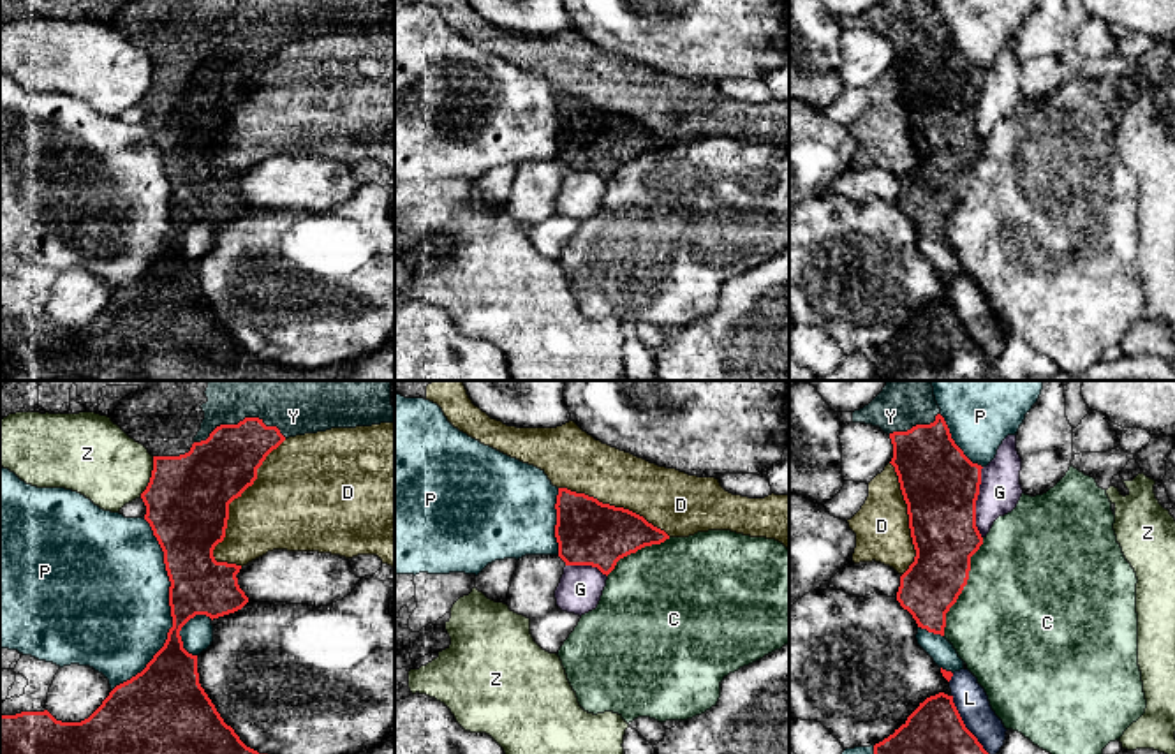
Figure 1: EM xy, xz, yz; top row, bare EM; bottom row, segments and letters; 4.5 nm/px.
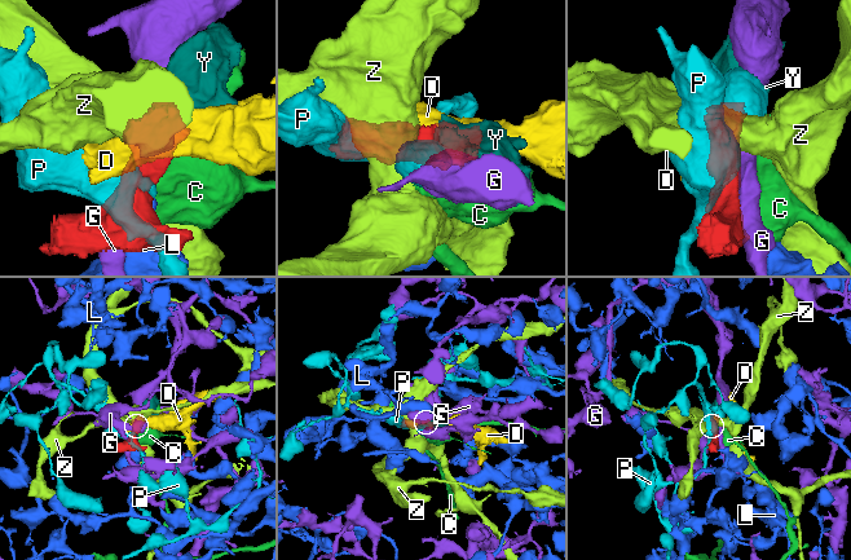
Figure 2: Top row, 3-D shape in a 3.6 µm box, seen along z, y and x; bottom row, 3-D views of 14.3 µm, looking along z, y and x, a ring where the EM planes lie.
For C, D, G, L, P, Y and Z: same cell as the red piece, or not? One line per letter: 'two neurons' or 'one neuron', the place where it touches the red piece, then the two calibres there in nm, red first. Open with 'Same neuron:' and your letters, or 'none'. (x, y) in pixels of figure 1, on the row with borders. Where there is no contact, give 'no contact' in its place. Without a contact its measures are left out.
Same neuron: Y
C: two neurons; meets red in yz at (964, 585); 300 nm thick on the red side, 500 nm on the other
D: two neurons; meets red in xy at (235, 497); 380 nm thick on the red side, 380 nm on the other
G: two neurons; meets red in yz at (975, 502); 360 nm thick on the red side, 190 nm on the other
L: two neurons; meets red in yz at (964, 724); 240 nm thick on the red side, 150 nm on the other
P: two neurons; meets red in xy at (171, 610); 280 nm thick on the red side, 480 nm on the other
Y: one neuron; meets red in xy at (240, 421); 300 nm thick on the red side, 380 nm on the other
Z: two neurons; meets red in xy at (152, 476); 380 nm thick on the red side, 340 nm on the other

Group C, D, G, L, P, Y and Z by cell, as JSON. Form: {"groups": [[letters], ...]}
{"groups": [["C"], ["D"], ["G"], ["L"], ["P"], ["Y"], ["Z"]]}

